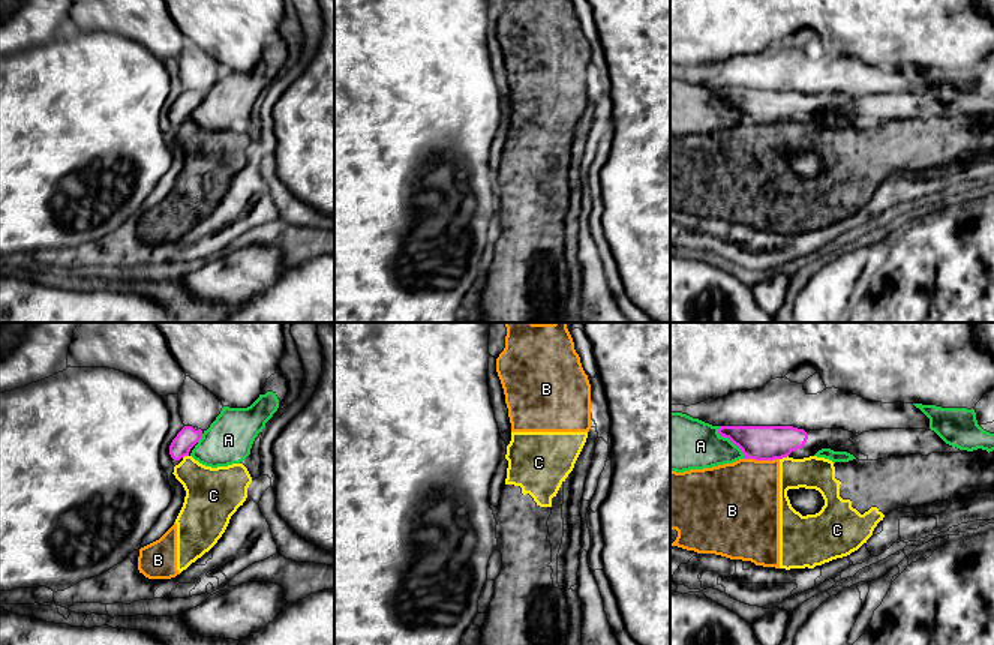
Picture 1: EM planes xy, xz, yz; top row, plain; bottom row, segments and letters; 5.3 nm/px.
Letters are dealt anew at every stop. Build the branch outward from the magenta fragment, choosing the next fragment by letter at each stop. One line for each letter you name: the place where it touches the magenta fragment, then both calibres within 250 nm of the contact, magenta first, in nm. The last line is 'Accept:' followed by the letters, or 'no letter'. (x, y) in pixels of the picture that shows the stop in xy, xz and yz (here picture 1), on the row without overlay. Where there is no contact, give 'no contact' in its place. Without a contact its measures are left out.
Accept: no letter

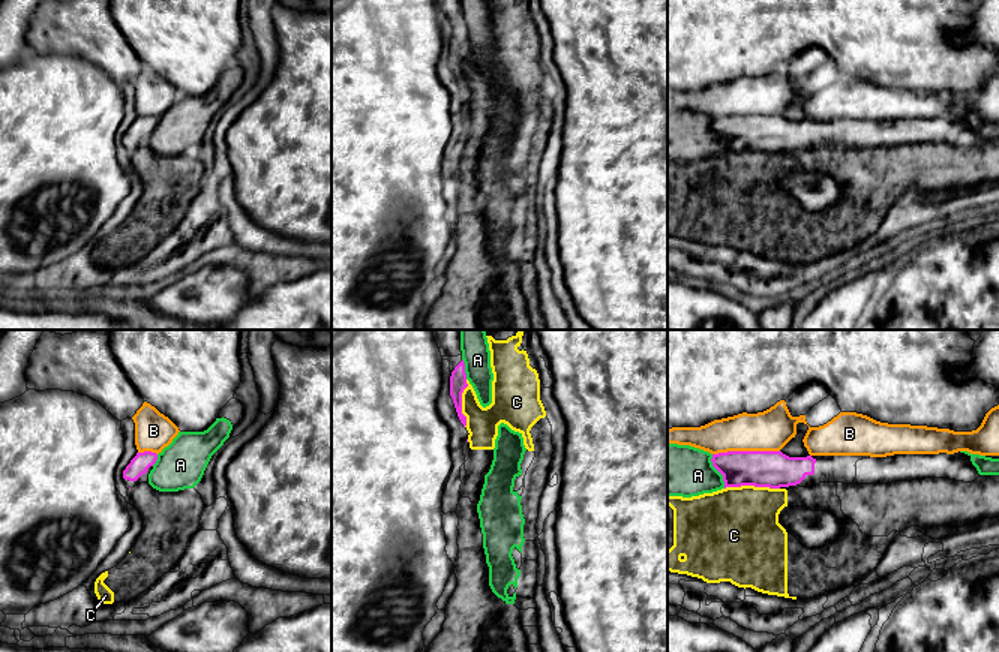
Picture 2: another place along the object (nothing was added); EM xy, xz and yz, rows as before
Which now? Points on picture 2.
Accept: no letter

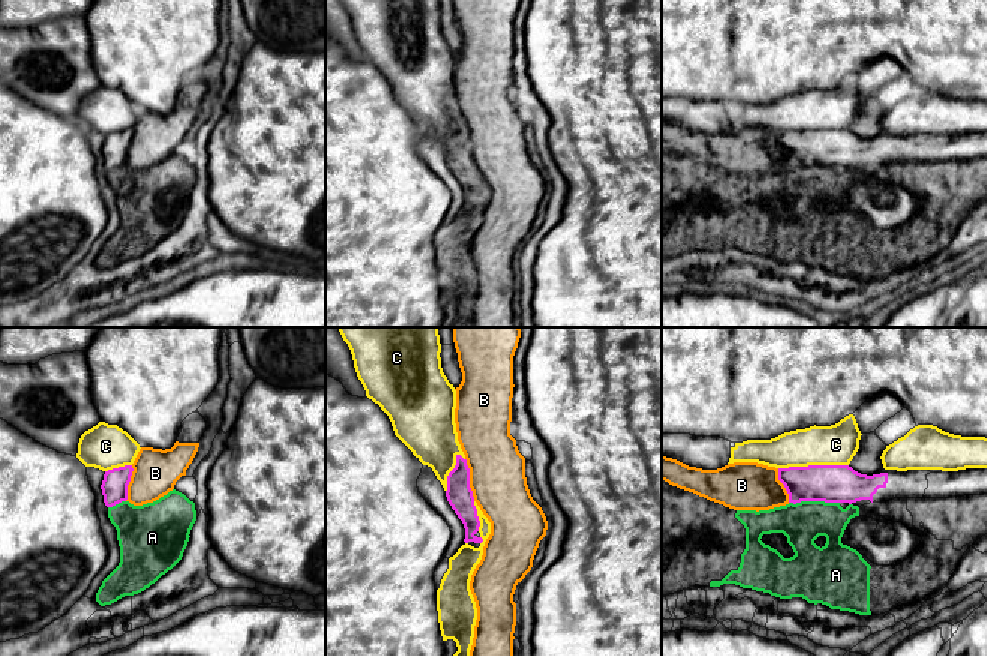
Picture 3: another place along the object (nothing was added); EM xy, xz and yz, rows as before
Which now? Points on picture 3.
Accept: no letter

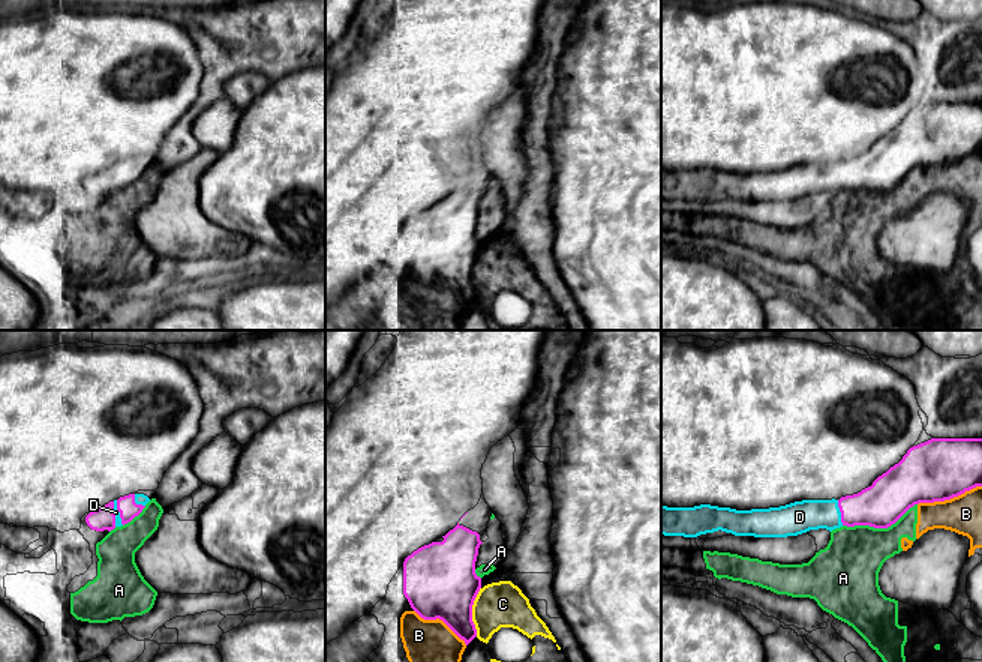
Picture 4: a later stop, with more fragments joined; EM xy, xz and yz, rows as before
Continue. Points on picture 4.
D: meets magenta in yz at (840, 174); 240 nm thick on the magenta side, 170 nm on the other
Accept: D

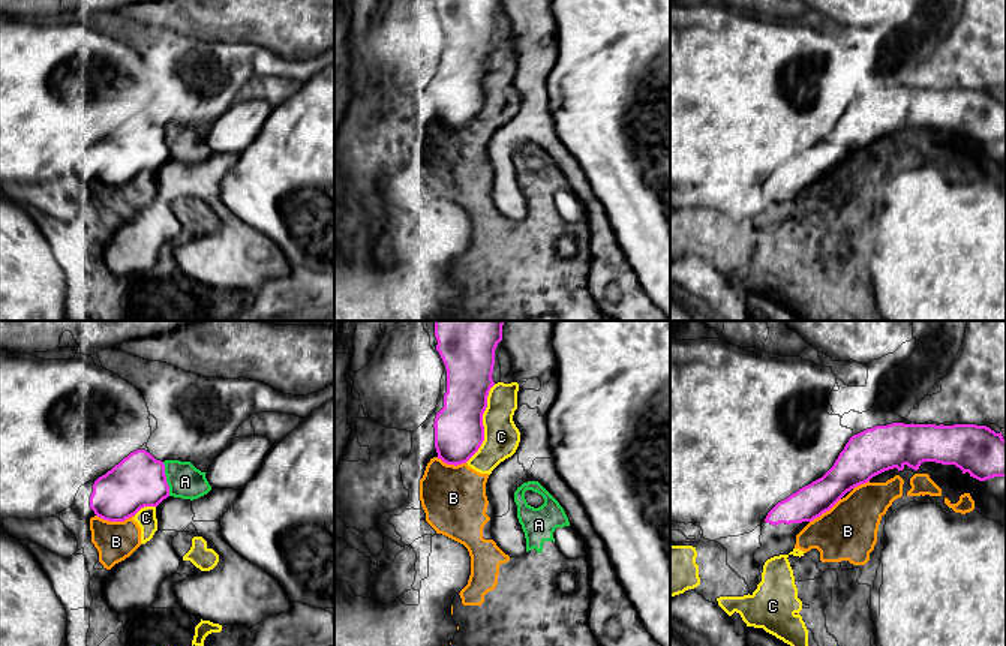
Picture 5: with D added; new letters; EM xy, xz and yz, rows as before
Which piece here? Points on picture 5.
Accept: no letter

